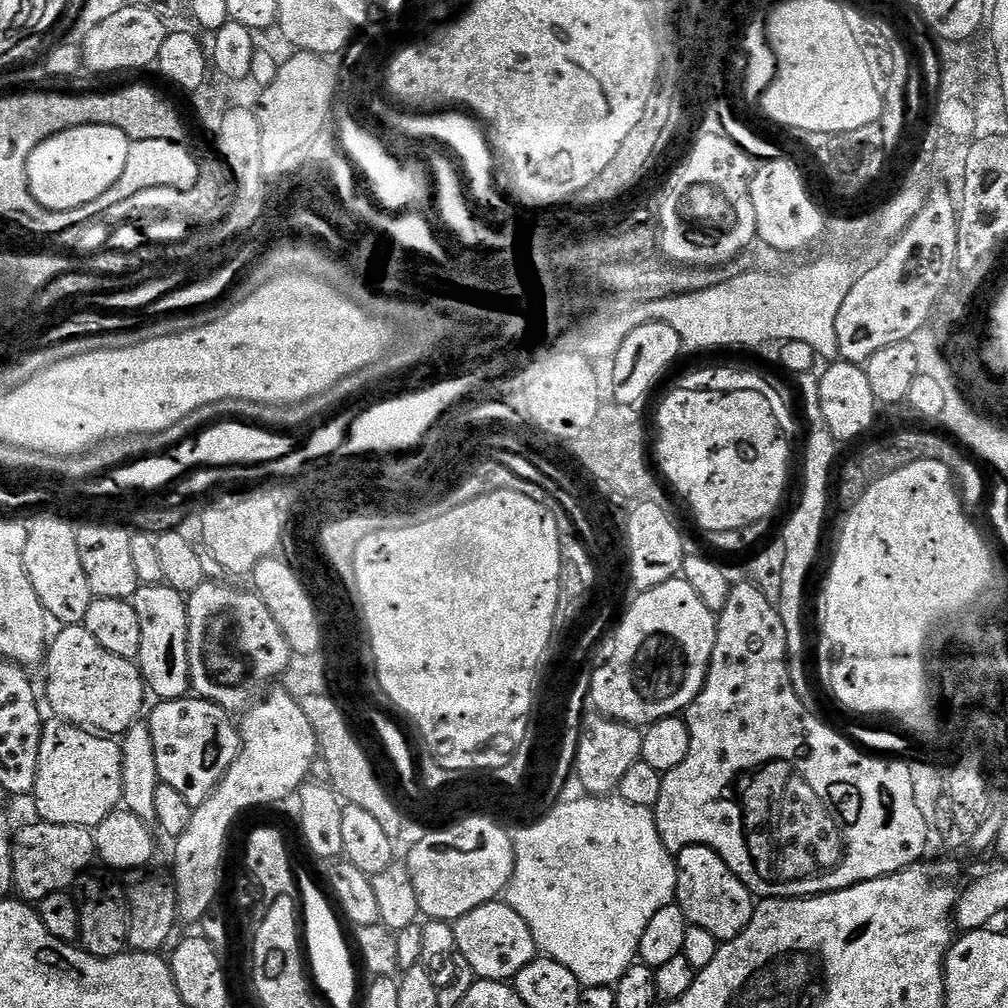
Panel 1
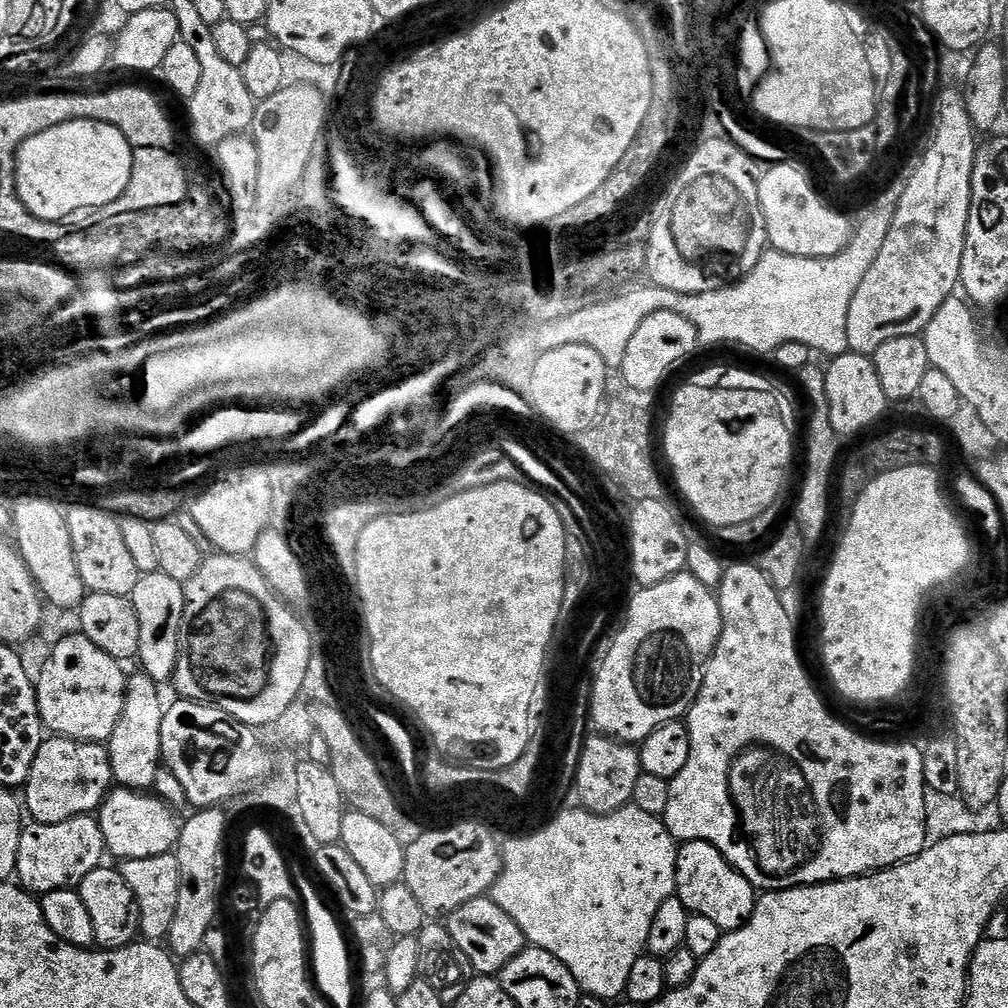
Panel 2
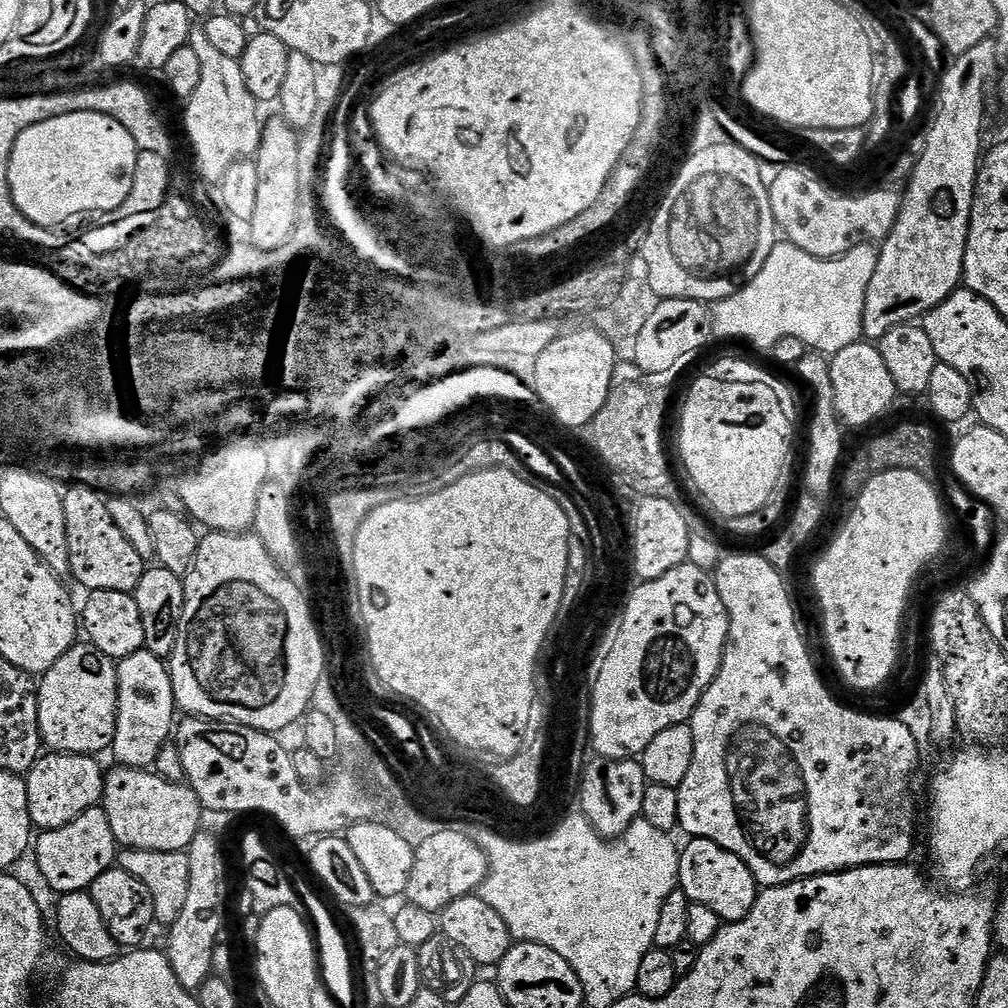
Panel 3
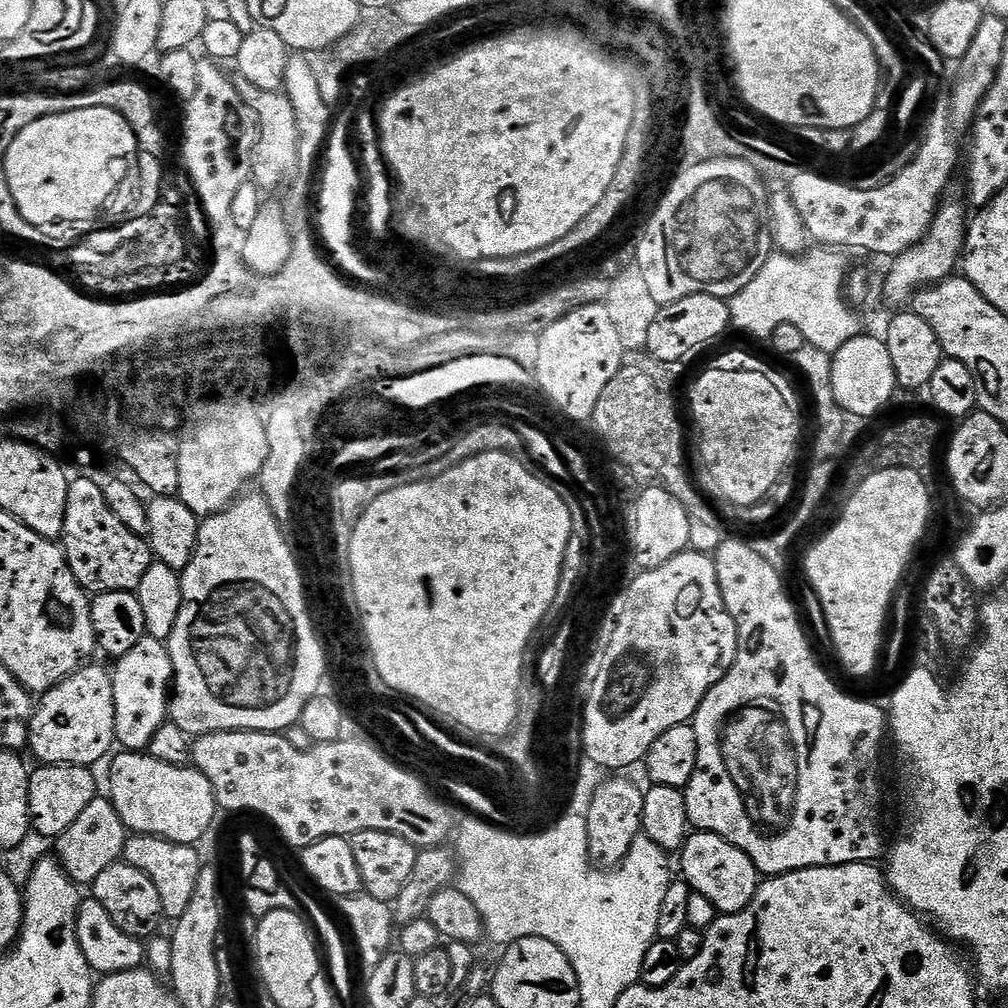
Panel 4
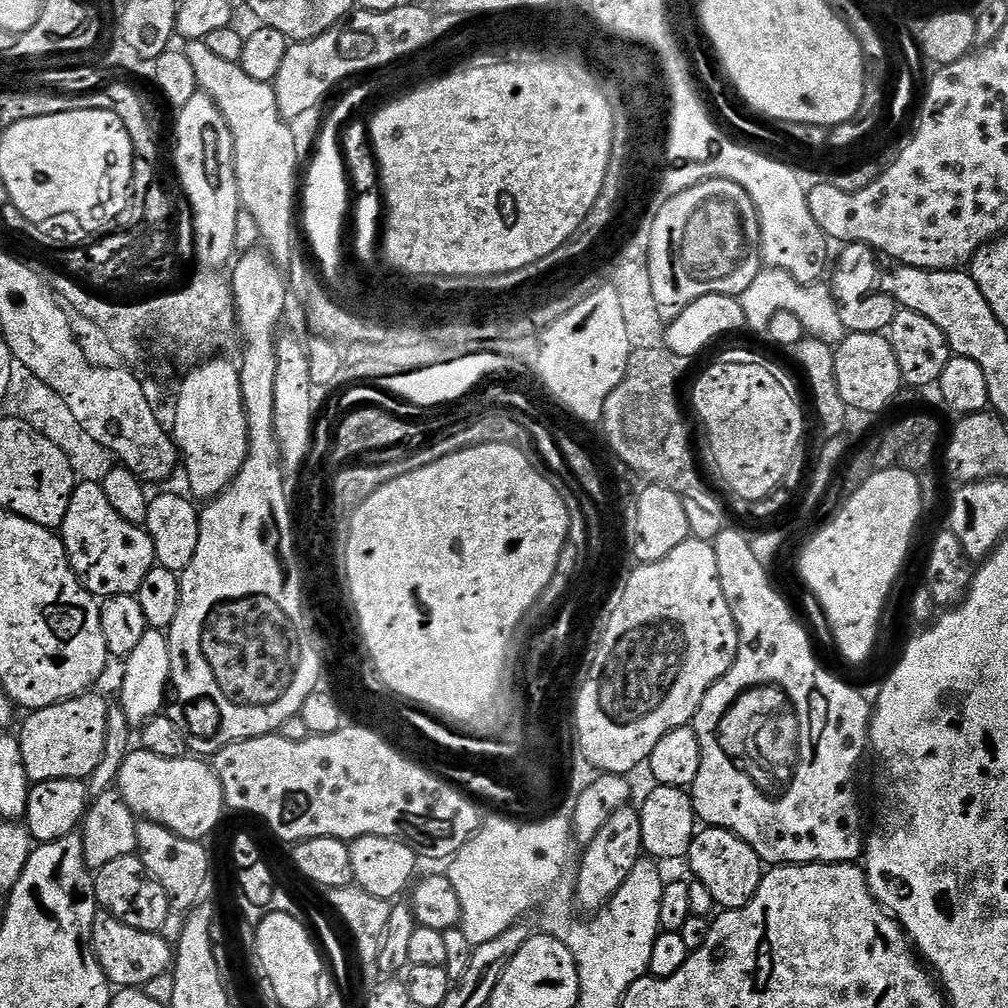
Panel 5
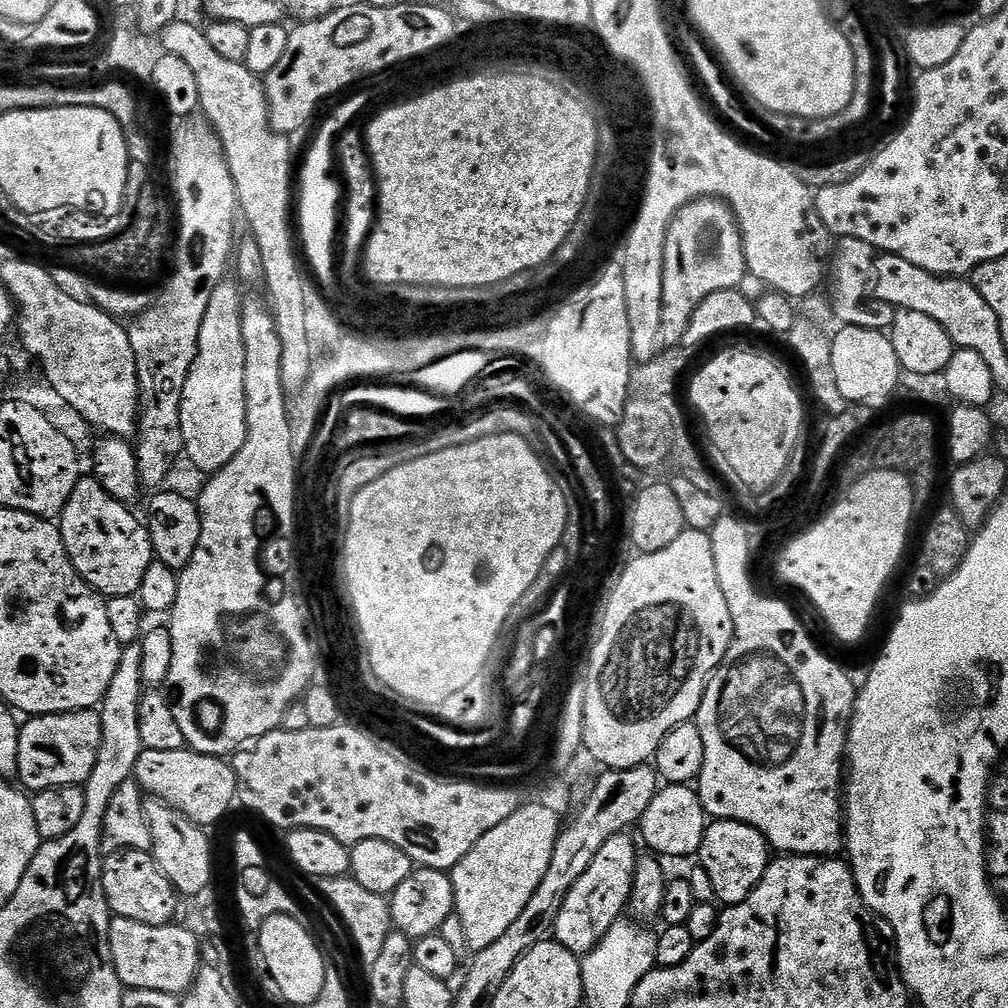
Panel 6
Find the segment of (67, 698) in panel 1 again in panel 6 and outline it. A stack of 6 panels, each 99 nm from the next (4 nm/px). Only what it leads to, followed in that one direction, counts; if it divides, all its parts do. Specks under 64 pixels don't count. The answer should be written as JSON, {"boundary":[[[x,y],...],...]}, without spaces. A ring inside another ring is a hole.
{"boundary":[[[91,708],[81,712],[63,712],[25,719],[21,723],[18,738],[16,776],[19,783],[32,794],[45,792],[51,788],[83,786],[94,770],[100,742],[102,742],[100,714]]]}

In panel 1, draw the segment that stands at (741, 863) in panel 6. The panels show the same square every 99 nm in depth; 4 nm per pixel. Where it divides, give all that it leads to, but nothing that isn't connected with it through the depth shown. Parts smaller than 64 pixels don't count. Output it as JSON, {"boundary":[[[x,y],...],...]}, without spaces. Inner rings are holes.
{"boundary":[[[695,844],[683,848],[676,856],[676,899],[689,924],[702,926],[721,942],[732,940],[750,922],[754,897],[748,887],[722,862],[713,848]]]}

